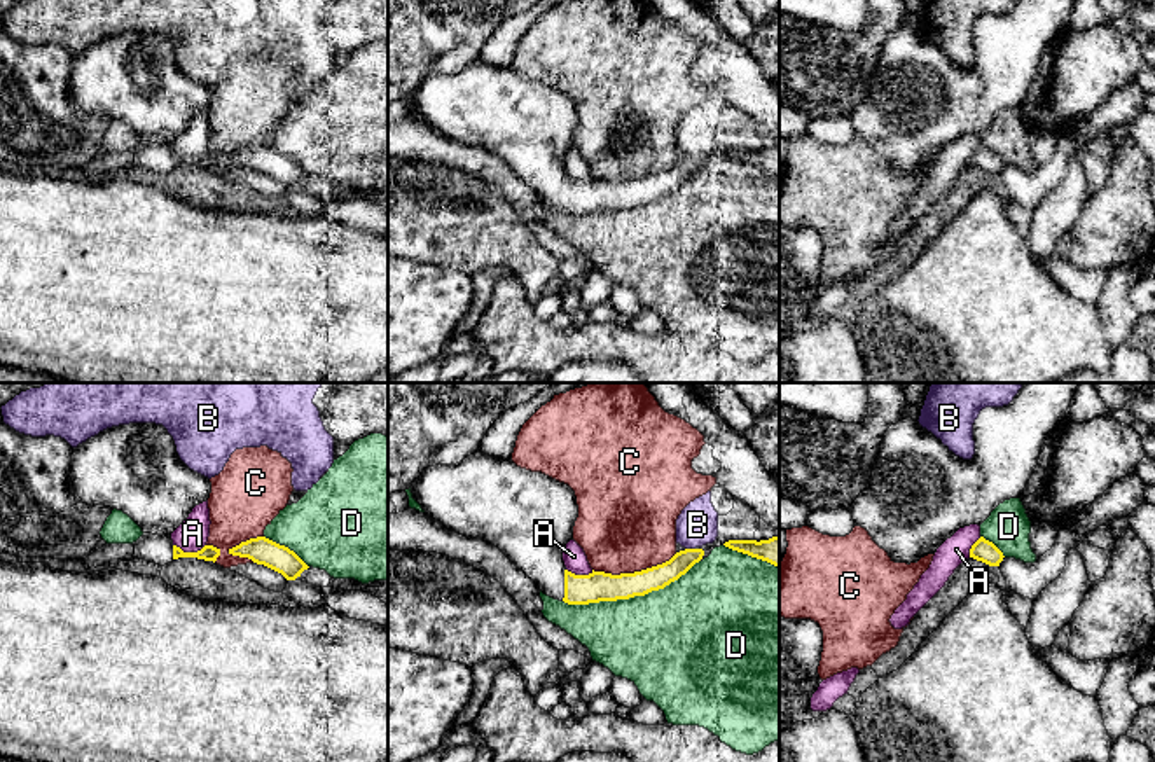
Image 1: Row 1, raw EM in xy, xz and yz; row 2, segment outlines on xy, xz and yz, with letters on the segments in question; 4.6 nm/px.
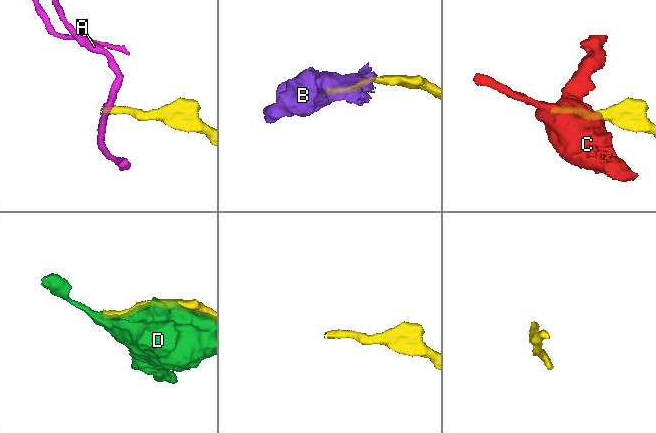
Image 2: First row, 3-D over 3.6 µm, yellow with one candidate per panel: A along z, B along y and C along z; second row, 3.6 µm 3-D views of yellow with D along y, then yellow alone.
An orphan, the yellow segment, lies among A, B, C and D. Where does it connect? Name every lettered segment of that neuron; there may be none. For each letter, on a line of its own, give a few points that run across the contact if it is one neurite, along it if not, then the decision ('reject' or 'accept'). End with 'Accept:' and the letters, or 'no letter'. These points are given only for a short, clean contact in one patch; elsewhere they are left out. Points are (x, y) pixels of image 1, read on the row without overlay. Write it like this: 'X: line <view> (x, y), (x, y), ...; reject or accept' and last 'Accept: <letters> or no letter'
A: line xy (173, 152), (184, 159), (200, 159), (205, 154); reject
B: line xz (685, 156), (694, 158); reject
C: line xz (677, 161), (661, 172), (633, 180), (605, 182), (593, 179); reject
D: reject
Accept: no letter

